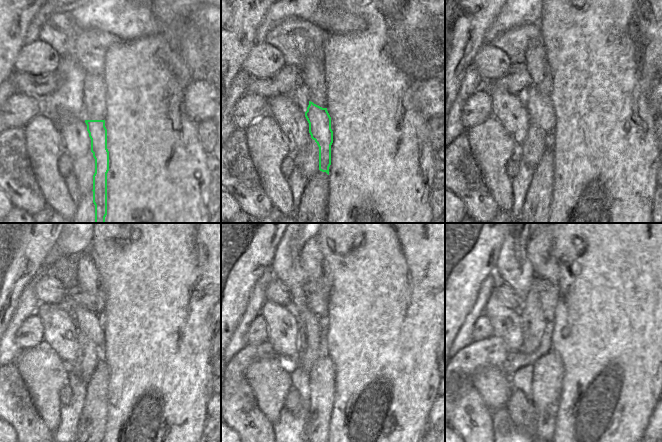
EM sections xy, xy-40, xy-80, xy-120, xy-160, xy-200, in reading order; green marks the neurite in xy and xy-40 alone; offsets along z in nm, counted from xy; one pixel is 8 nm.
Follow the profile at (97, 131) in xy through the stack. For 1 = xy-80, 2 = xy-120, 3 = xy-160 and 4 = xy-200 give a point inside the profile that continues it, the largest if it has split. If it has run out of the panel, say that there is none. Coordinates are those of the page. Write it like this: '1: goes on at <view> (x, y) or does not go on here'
1: goes on at xy-80 (539, 107)
2: goes on at xy-120 (90, 324)
3: goes on at xy-160 (286, 267)
4: goes on at xy-200 (513, 267)

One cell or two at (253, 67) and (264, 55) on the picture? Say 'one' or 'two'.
one

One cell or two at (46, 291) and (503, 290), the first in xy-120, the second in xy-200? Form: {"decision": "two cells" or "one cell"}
{"decision": "one cell"}

